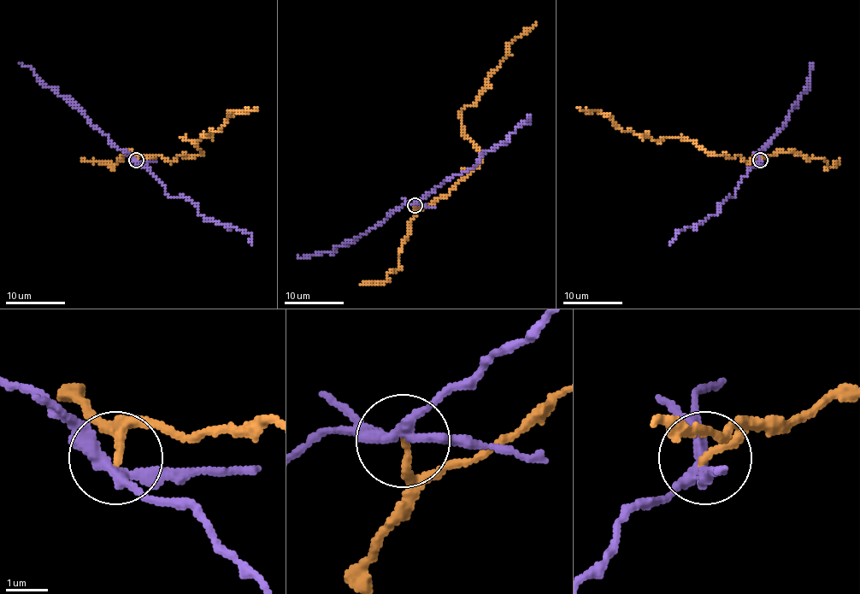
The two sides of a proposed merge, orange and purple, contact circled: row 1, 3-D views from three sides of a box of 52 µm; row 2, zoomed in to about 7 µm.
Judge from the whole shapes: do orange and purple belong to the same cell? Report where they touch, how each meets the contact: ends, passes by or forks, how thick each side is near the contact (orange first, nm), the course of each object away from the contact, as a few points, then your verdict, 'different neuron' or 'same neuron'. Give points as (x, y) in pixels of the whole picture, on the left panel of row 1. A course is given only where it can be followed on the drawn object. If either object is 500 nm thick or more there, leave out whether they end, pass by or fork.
at (136, 160); orange ends there; purple forks there; 180 nm thick on the orange side, 240 nm on the other; orange runs (136, 161), (202, 155), (182, 137), (198, 141), (232, 111), (256, 107); purple runs (136, 161), (156, 179), (168, 197), (186, 197), (208, 220), (248, 232), (250, 245); different neuron

